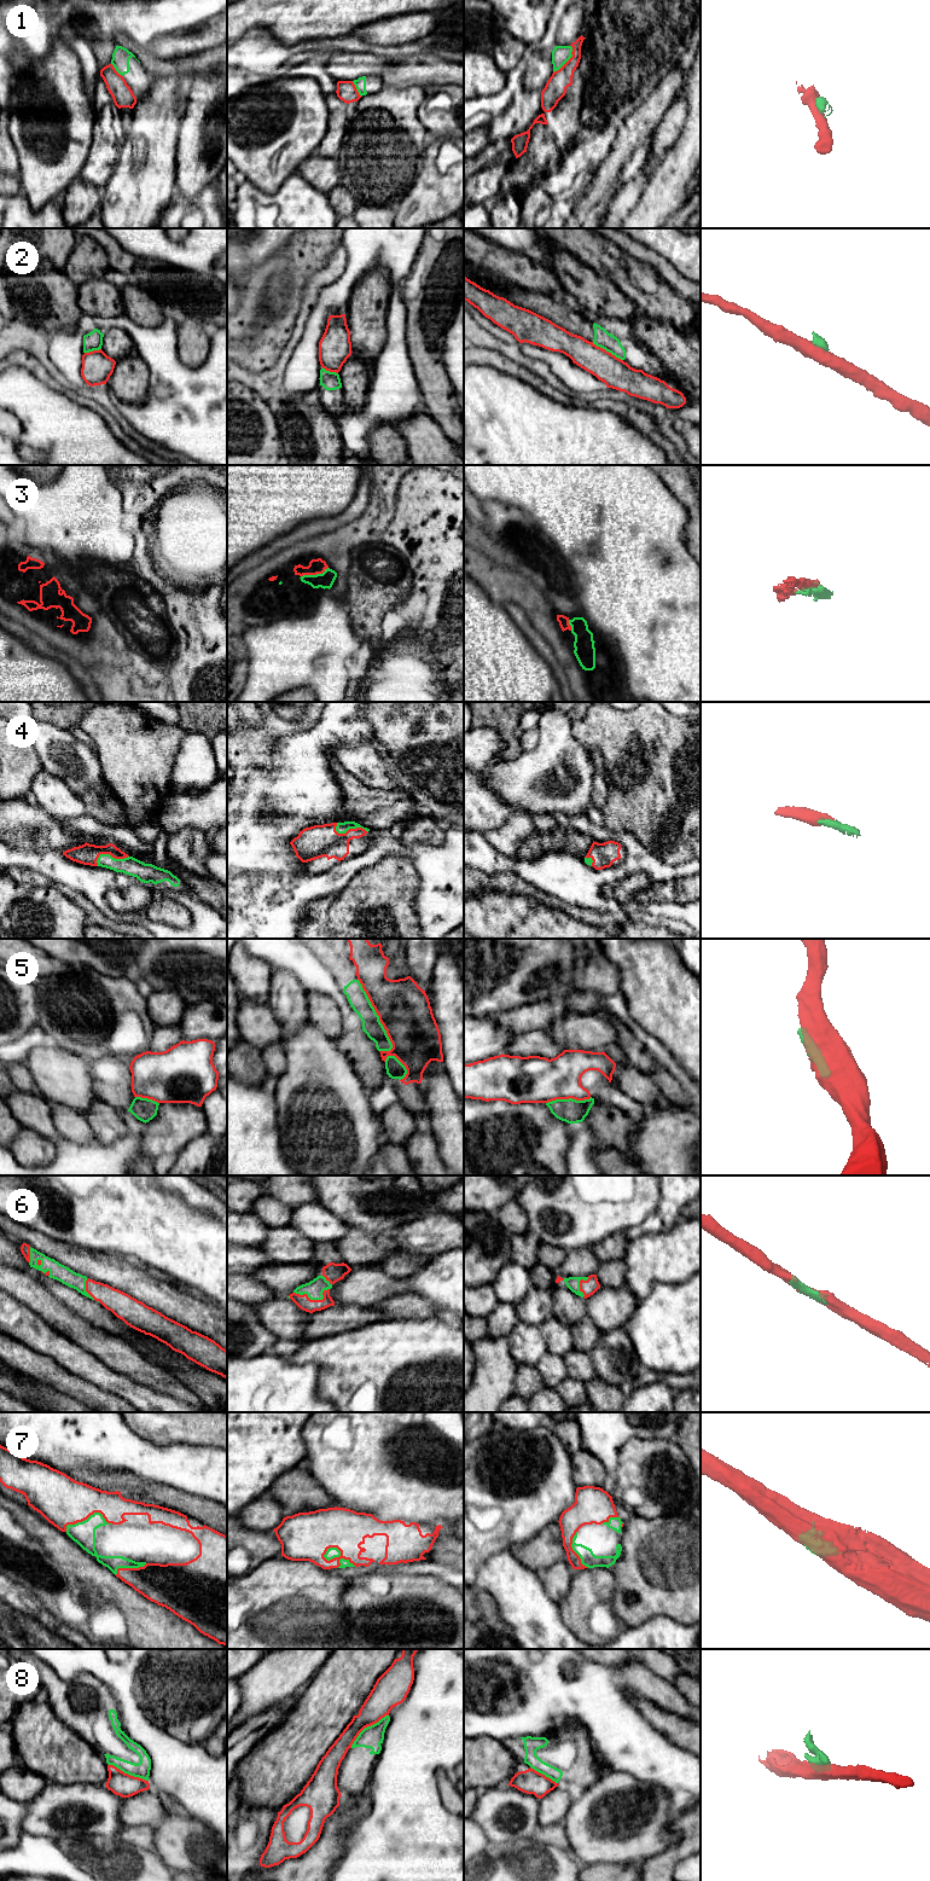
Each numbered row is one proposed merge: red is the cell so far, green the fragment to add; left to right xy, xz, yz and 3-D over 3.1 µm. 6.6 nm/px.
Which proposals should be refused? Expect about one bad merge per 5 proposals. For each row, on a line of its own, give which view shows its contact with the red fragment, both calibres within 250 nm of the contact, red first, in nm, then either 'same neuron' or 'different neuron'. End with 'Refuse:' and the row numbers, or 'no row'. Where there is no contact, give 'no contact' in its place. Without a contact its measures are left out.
1: contact in yz; calibres 140 and 120 nm; different neuron
2: contact in yz; calibres 200 and 120 nm; different neuron
3: contact in xz; calibres 100 and 110 nm; same neuron
4: contact in xy; calibres 140 and 120 nm; same neuron
5: contact in xz; calibres 340 and 130 nm; different neuron
6: contact in xz; calibres 90 and 120 nm; same neuron
7: contact in xz; calibres 300 and 70 nm; same neuron
8: contact in xz; calibres 190 and 150 nm; different neuron
Refuse: 1, 2, 5, 8

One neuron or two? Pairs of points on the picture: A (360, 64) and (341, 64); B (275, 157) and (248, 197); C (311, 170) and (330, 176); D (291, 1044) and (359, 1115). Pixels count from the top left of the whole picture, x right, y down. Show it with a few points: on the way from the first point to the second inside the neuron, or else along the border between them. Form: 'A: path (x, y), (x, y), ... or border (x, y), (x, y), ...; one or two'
A: path (355, 64), (346, 64); one
B: border (246, 179), (269, 193), (283, 184); two
C: path (315, 170), (325, 175); one
D: path (309, 1062), (317, 1073), (341, 1097); one

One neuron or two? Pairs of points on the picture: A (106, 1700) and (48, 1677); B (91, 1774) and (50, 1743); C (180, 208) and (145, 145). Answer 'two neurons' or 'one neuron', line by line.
A: one neuron
B: one neuron
C: two neurons

